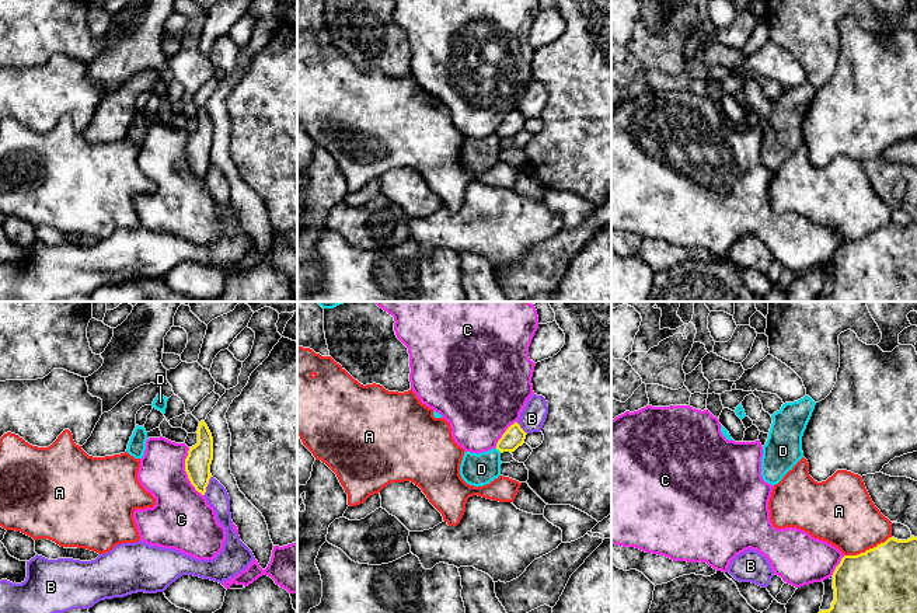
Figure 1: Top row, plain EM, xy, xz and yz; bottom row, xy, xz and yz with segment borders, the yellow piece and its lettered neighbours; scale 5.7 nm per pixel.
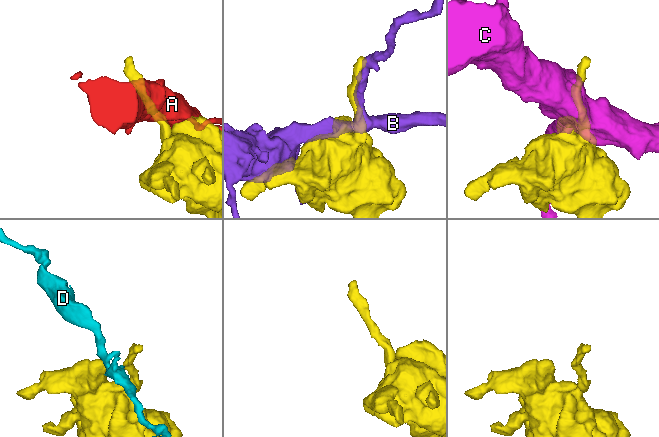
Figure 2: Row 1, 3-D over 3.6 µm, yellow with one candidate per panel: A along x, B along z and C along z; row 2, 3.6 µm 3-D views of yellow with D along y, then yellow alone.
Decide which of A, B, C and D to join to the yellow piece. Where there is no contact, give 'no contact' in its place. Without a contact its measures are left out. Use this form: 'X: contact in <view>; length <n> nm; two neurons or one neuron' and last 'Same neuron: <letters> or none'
A: contact in yz; length 300 nm; two neurons
B: contact in xy; length 120 nm; two neurons
C: contact in xy; length 300 nm; two neurons
D: contact in xz; length 50 nm; two neurons
Same neuron: none

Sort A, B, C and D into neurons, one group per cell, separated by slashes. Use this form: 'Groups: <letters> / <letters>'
Groups: A / B / C / D

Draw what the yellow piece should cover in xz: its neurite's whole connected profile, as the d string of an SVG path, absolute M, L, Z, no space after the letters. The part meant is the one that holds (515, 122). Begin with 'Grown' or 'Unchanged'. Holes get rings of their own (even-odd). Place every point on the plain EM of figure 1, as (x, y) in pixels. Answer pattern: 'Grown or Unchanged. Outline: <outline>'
Unchanged. Outline: M517 108L510 111L506 118L502 121L502 123L496 129L496 135L503 137L515 137L519 132L524 129L526 118L520 114Z

